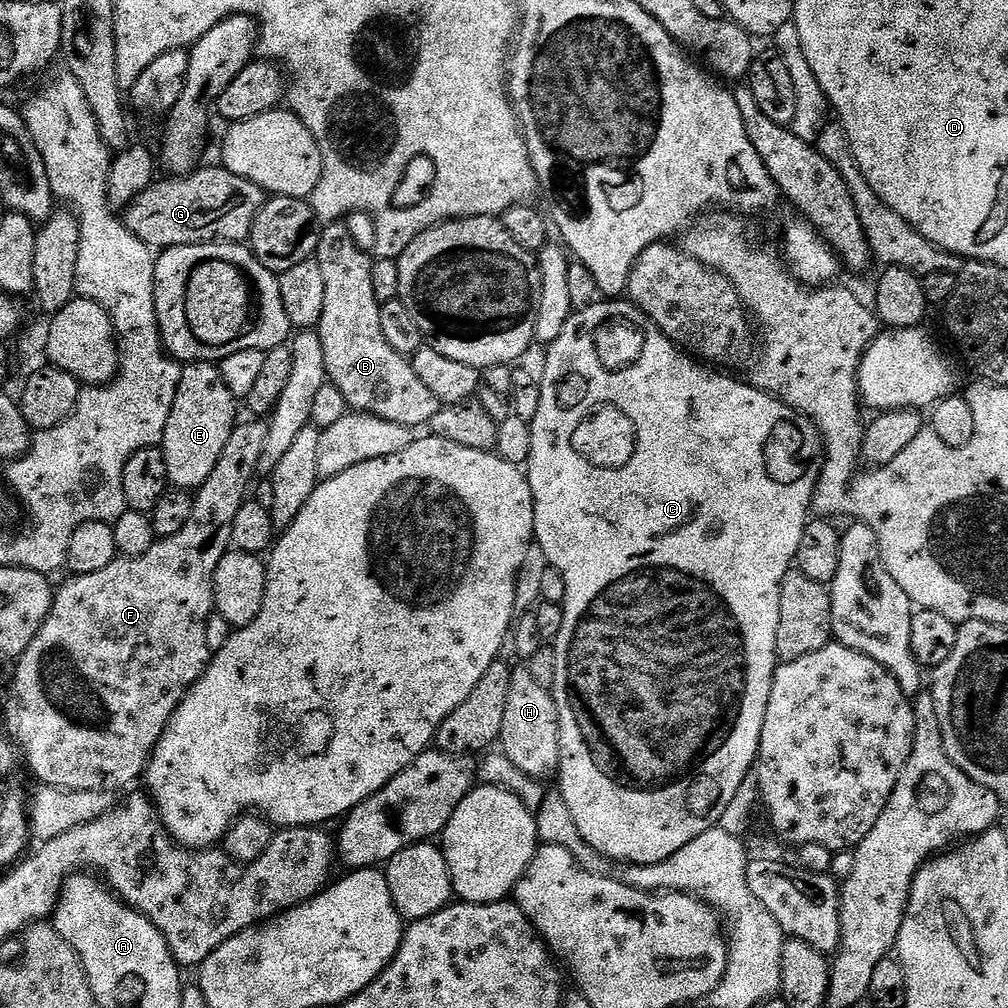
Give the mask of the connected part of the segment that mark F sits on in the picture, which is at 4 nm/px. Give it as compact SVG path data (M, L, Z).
M260 418L253 419L251 422L253 424L237 423L236 429L230 434L230 442L226 442L226 450L222 450L222 458L218 458L218 466L214 466L214 474L210 474L210 478L206 478L206 482L195 493L190 522L186 522L186 526L182 526L178 534L157 539L150 546L150 550L140 557L121 555L114 562L110 562L110 566L94 574L69 575L67 577L69 580L61 588L55 589L52 608L42 622L38 634L34 634L36 642L29 647L28 655L24 657L24 663L21 664L19 680L16 681L10 707L12 732L16 733L20 743L28 749L31 765L35 765L32 775L40 784L48 784L51 788L63 788L66 792L108 792L113 790L112 788L124 788L127 784L134 783L139 776L141 779L145 775L148 760L162 738L174 710L208 668L208 661L214 655L206 646L206 622L214 615L212 598L214 570L218 570L218 562L222 562L222 558L230 550L234 517L238 515L238 510L244 505L249 495L248 487L251 486L252 479L257 479L262 446L266 446L267 423Z

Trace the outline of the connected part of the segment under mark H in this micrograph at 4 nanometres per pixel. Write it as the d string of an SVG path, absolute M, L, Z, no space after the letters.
M520 666L510 678L510 694L506 698L506 718L502 718L502 730L498 741L503 755L518 766L518 770L533 779L548 782L560 771L560 719L558 706L551 691L540 688L527 667Z

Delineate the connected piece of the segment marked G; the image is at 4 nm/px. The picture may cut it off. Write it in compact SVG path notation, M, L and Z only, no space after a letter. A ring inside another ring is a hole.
M223 166L204 167L197 167L196 171L181 175L179 178L157 179L151 183L145 192L127 206L126 227L153 250L191 244L238 244L247 241L252 235L254 218L266 199L264 189L246 178L238 178L238 174L226 170Z

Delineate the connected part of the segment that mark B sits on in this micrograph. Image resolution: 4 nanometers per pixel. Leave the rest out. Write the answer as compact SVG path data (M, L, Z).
M332 222L321 231L316 247L315 260L322 266L322 278L326 281L326 306L322 306L322 318L318 325L322 354L326 354L326 374L331 387L338 389L349 409L370 416L377 416L386 422L398 422L413 430L419 424L431 425L434 414L438 414L441 402L426 390L426 385L414 374L411 363L402 353L396 352L394 345L384 333L384 320L380 317L382 301L374 298L374 278L372 277L373 257L363 252L352 241L352 232L347 223Z

